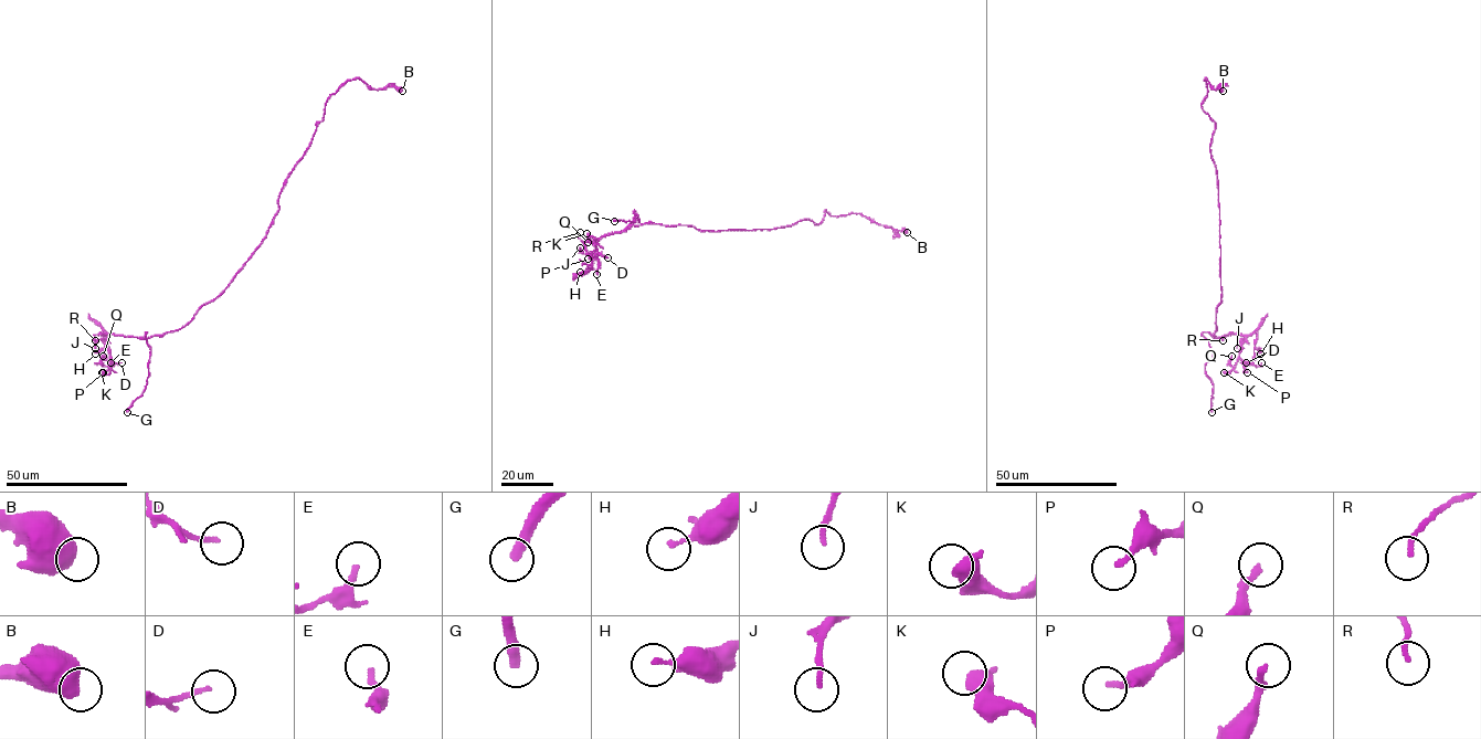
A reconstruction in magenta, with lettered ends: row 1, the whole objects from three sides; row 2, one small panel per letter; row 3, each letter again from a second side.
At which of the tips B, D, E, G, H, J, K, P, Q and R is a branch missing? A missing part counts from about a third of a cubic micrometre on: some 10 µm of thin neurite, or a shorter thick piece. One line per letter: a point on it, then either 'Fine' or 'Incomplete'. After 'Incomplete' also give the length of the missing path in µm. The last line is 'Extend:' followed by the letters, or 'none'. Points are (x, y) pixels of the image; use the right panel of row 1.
B: Place: (1223, 91). Fine
D: Place: (1246, 362). Fine
E: Place: (1261, 362). Fine
G: Place: (1212, 412). Incomplete. Missing length about 4 µm
H: Place: (1260, 354). Fine
J: Place: (1237, 348). Incomplete. Missing length about 8 µm
K: Place: (1224, 372). Fine
P: Place: (1247, 372). Fine
Q: Place: (1231, 356). Fine
R: Place: (1223, 340). Incomplete. Missing length about 10 µm
Extend: G, J, R

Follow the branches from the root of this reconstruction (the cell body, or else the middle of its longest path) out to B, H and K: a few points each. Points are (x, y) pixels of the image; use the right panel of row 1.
B: (1220, 249), (1218, 180), (1209, 150), (1215, 123), (1202, 106), (1205, 78), (1223, 91)
H: (1220, 249), (1222, 297), (1216, 309), (1214, 335), (1216, 338), (1257, 331), (1255, 346), (1260, 354)
K: (1220, 249), (1222, 297), (1214, 335), (1246, 337), (1235, 367), (1227, 375), (1224, 372)

